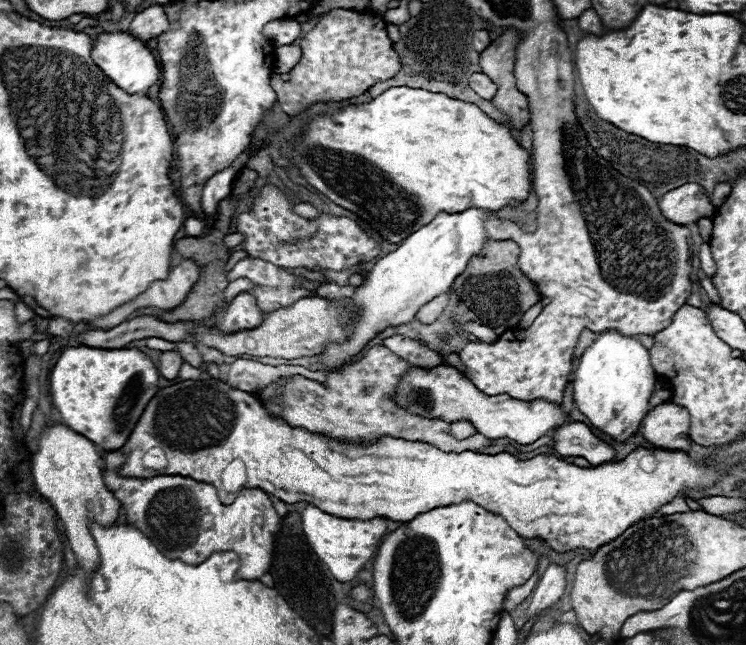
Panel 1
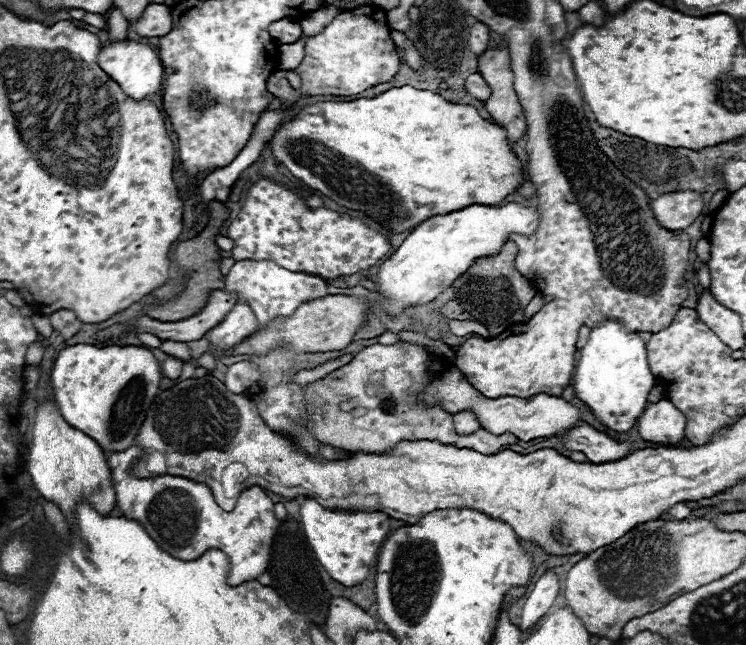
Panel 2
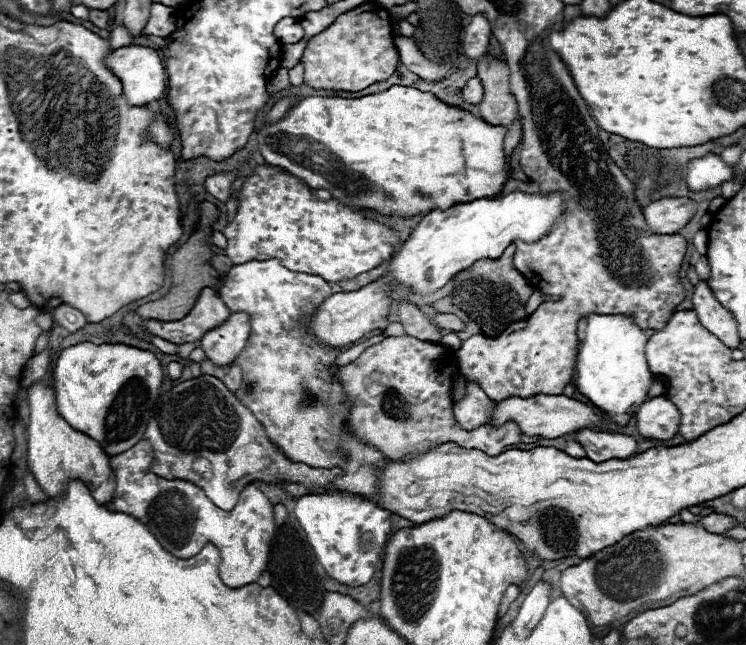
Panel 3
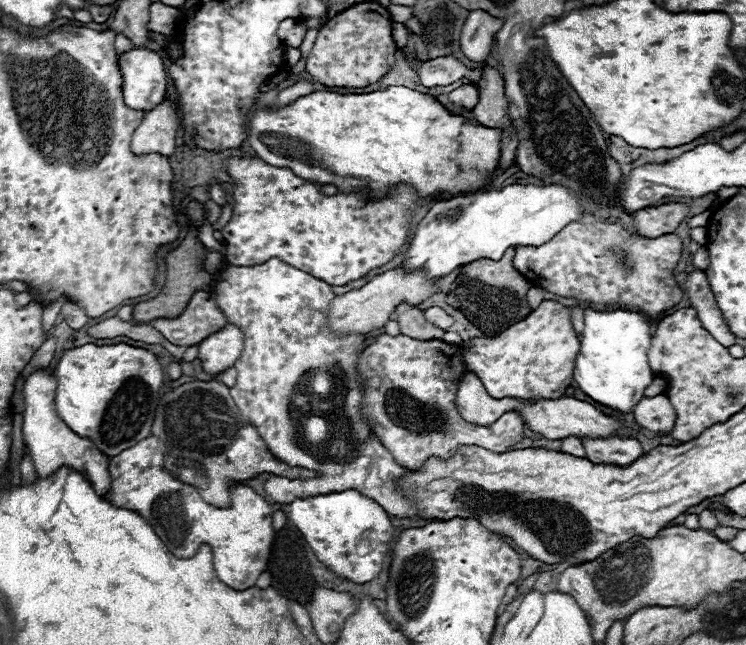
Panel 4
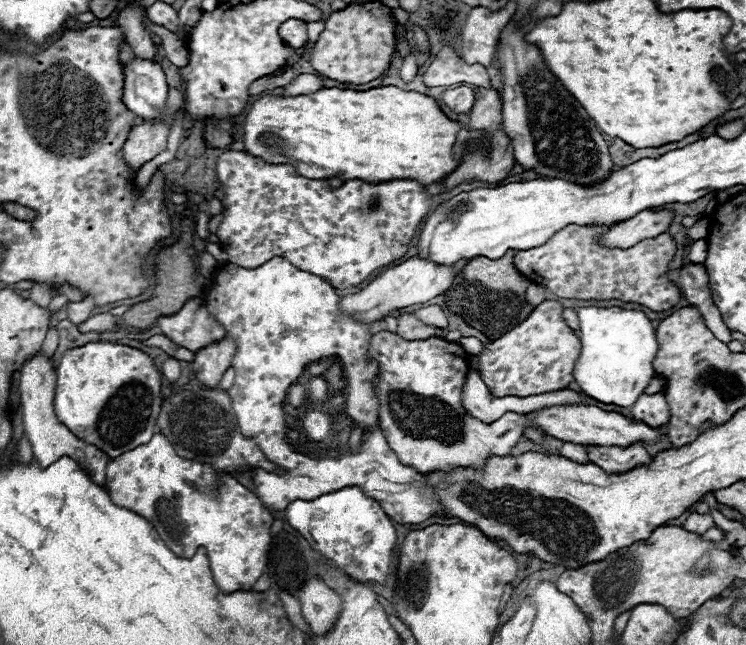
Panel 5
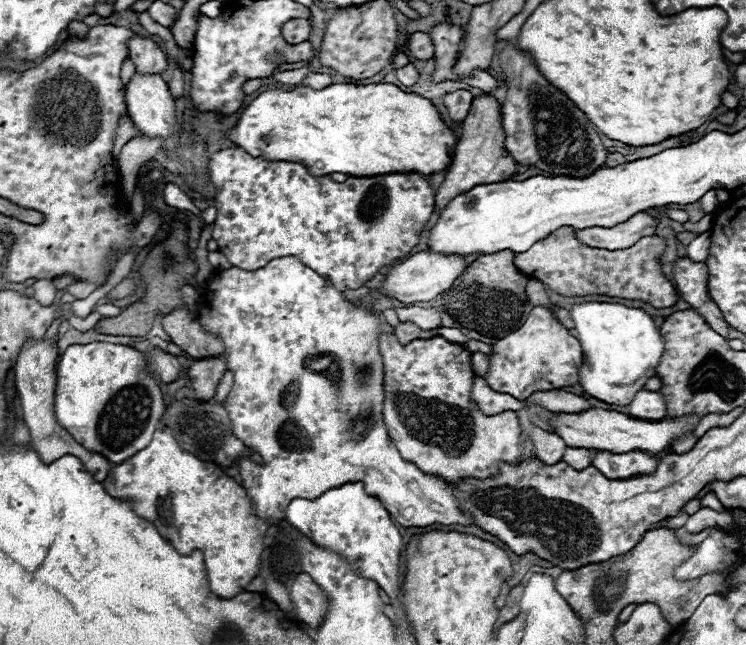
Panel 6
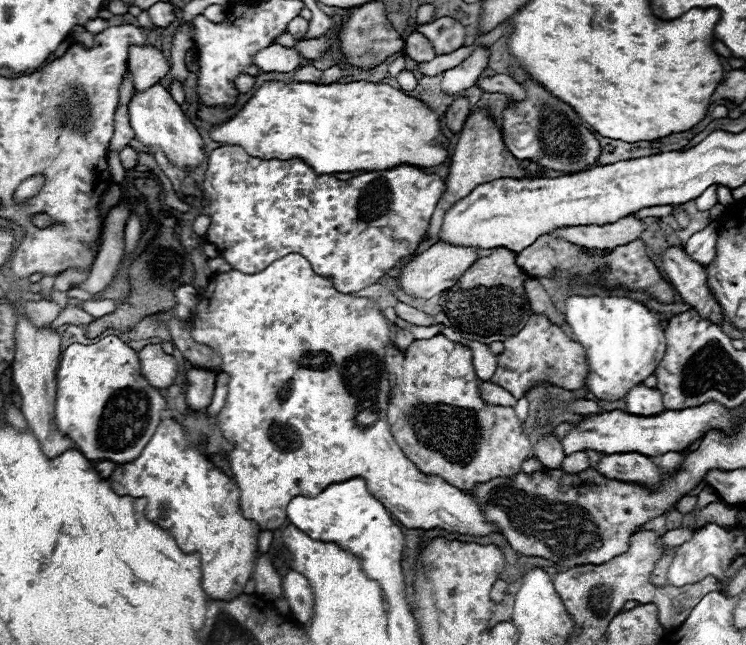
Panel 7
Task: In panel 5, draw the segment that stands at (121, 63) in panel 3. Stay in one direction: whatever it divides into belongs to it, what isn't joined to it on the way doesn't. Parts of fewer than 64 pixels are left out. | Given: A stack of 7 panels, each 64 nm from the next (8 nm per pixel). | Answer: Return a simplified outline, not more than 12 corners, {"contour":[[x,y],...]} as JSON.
{"contour":[[160,64],[124,70],[124,104],[140,120],[164,120],[168,84]]}

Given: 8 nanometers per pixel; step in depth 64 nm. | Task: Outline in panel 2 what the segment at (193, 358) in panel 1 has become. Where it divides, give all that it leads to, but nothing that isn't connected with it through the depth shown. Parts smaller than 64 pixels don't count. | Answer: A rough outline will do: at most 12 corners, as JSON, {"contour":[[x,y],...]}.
{"contour":[[164,340],[160,350],[180,360],[190,360],[184,342]]}

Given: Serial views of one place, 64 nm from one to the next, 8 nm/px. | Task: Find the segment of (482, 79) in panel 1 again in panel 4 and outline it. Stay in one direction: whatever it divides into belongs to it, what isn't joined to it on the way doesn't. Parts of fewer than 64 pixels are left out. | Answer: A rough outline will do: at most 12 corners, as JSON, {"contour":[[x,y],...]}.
{"contour":[[476,84],[452,90],[448,100],[452,104],[472,110],[478,102]]}

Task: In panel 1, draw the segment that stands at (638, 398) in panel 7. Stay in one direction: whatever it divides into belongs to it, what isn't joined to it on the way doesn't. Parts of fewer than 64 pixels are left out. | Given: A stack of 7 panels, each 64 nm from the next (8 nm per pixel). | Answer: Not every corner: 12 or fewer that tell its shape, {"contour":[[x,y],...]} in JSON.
{"contour":[[662,402],[642,436],[664,450],[690,450],[690,414]]}

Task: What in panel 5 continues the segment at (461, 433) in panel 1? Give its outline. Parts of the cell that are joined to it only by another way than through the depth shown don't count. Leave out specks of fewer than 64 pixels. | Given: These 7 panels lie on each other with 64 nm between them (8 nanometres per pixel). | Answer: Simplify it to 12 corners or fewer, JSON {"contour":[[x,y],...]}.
{"contour":[[476,370],[468,372],[464,408],[482,422],[506,412],[582,404],[578,392],[556,390],[528,398],[490,394]]}

